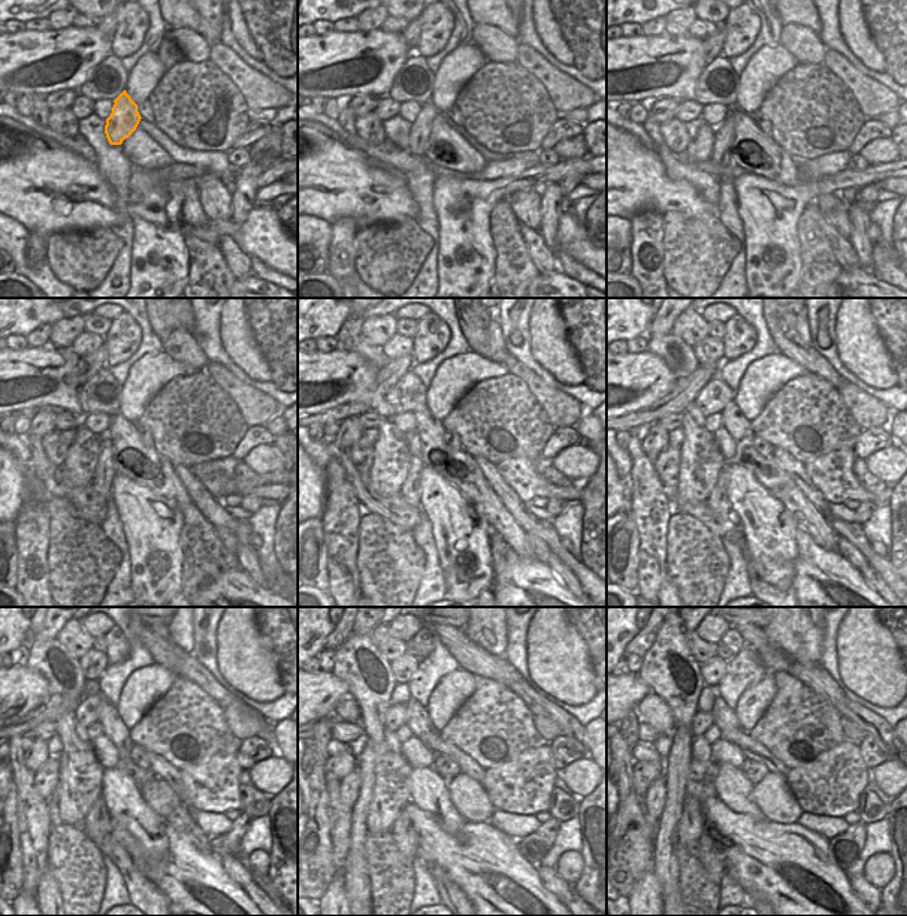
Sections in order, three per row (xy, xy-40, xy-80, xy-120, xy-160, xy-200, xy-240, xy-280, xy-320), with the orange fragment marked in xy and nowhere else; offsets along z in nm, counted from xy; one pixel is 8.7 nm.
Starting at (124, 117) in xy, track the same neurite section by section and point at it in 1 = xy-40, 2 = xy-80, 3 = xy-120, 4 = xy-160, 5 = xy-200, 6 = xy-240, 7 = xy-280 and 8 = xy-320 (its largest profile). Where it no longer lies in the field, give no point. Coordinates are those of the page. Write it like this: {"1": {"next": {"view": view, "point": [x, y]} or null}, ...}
{"1": {"next": {"view": "xy-40", "point": [421, 128]}}, "2": {"next": {"view": "xy-80", "point": [721, 157]}}, "3": {"next": {"view": "xy-120", "point": [105, 471]}}, "4": {"next": {"view": "xy-160", "point": [411, 490]}}, "5": {"next": {"view": "xy-200", "point": [718, 501]}}, "6": {"next": {"view": "xy-240", "point": [97, 824]}}, "7": {"next": {"view": "xy-280", "point": [404, 835]}}, "8": {"next": {"view": "xy-320", "point": [710, 857]}}}

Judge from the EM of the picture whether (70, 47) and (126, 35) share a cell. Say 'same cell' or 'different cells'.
different cells

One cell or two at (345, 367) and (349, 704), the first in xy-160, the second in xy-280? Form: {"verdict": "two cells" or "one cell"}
{"verdict": "two cells"}

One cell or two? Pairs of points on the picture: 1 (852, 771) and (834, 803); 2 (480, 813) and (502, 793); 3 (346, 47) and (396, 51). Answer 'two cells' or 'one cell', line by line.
1: one cell
2: two cells
3: one cell

